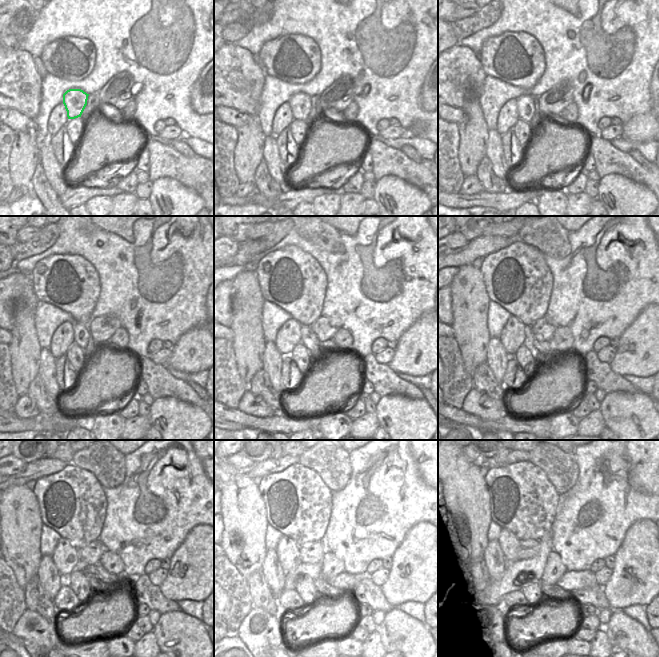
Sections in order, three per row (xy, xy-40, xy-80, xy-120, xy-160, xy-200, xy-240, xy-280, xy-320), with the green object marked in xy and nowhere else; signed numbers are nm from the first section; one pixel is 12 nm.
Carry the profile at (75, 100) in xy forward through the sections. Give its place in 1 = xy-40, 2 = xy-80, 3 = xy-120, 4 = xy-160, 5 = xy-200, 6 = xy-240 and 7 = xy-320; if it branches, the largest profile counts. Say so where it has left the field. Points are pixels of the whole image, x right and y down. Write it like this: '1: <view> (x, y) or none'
1: xy-40 (300, 103)
2: xy-80 (525, 105)
3: xy-120 (81, 336)
4: xy-160 (308, 337)
5: xy-200 (545, 347)
6: xy-240 (97, 570)
7: xy-320 (571, 580)

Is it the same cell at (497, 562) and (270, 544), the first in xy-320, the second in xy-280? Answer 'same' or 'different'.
different

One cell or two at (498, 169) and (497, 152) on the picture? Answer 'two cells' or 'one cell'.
one cell

